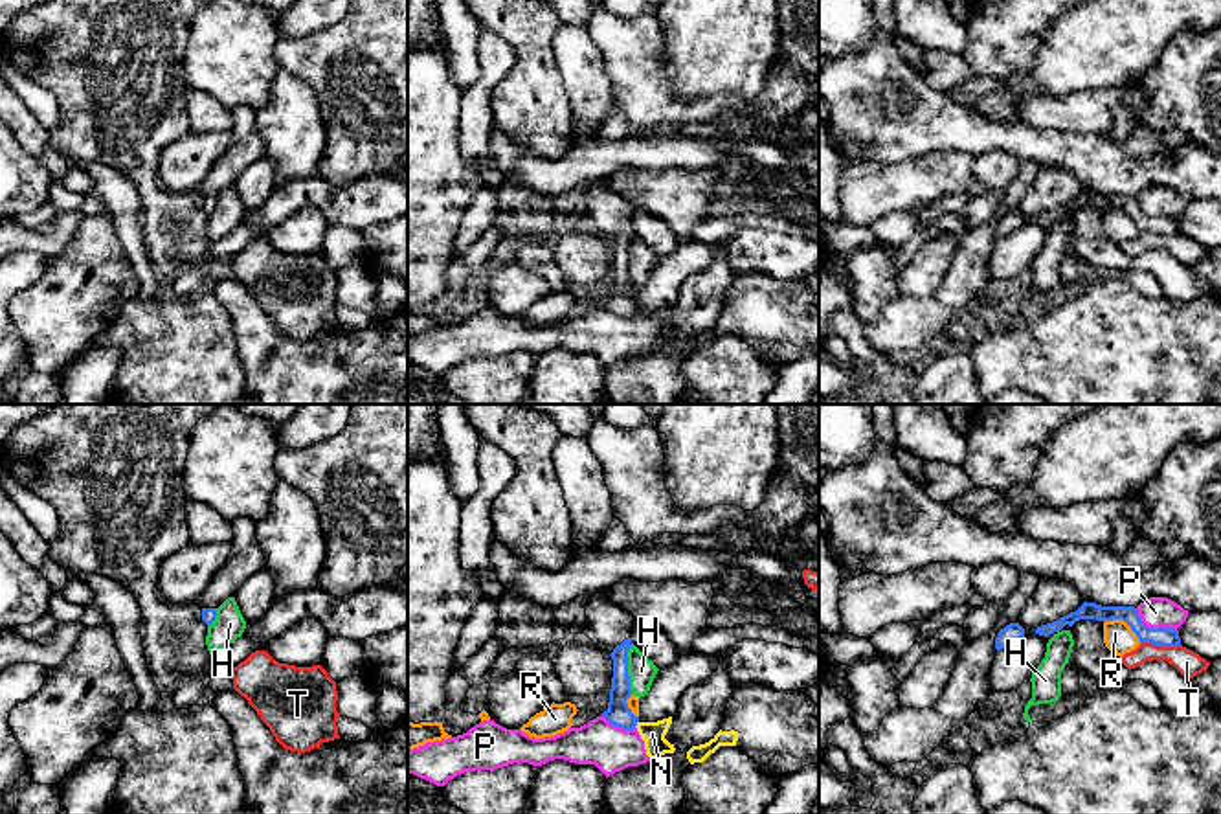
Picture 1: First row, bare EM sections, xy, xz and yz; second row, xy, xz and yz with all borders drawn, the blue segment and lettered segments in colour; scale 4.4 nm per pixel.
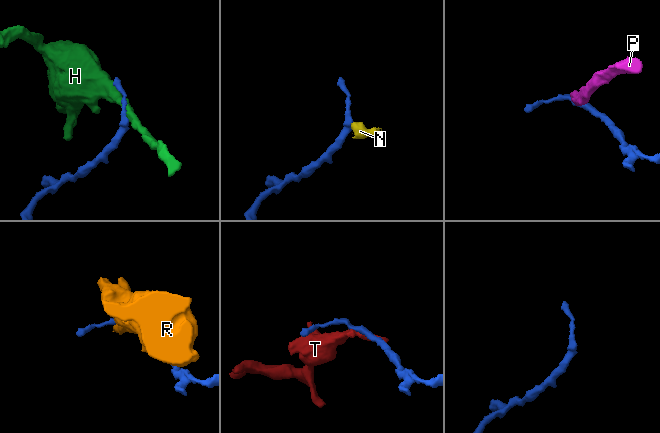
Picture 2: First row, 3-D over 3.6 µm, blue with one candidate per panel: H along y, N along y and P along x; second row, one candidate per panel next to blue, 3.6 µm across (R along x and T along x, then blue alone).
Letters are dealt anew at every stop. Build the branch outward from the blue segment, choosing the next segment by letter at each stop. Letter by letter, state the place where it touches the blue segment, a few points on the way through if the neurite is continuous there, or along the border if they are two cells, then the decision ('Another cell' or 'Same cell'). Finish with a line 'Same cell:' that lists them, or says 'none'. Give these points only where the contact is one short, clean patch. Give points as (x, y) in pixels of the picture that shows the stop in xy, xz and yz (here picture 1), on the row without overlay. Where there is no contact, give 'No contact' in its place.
H: Touches blue at xz (627, 258). Boundary: xz (632, 232), (628, 239), (628, 276), (634, 282). Another cell
N: Touches blue at xz (636, 313). Boundary: xz (638, 309), (634, 315). Another cell
P: Touches blue at yz (1153, 217). Boundary: yz (1135, 197), (1146, 214), (1172, 215), (1176, 219). Another cell
R: Touches blue at yz (1124, 208). Boundary: yz (1104, 210), (1122, 208), (1141, 230). Another cell
T: Touches blue at yz (1161, 234). Boundary: yz (1141, 230), (1179, 234). Another cell
Same cell: none

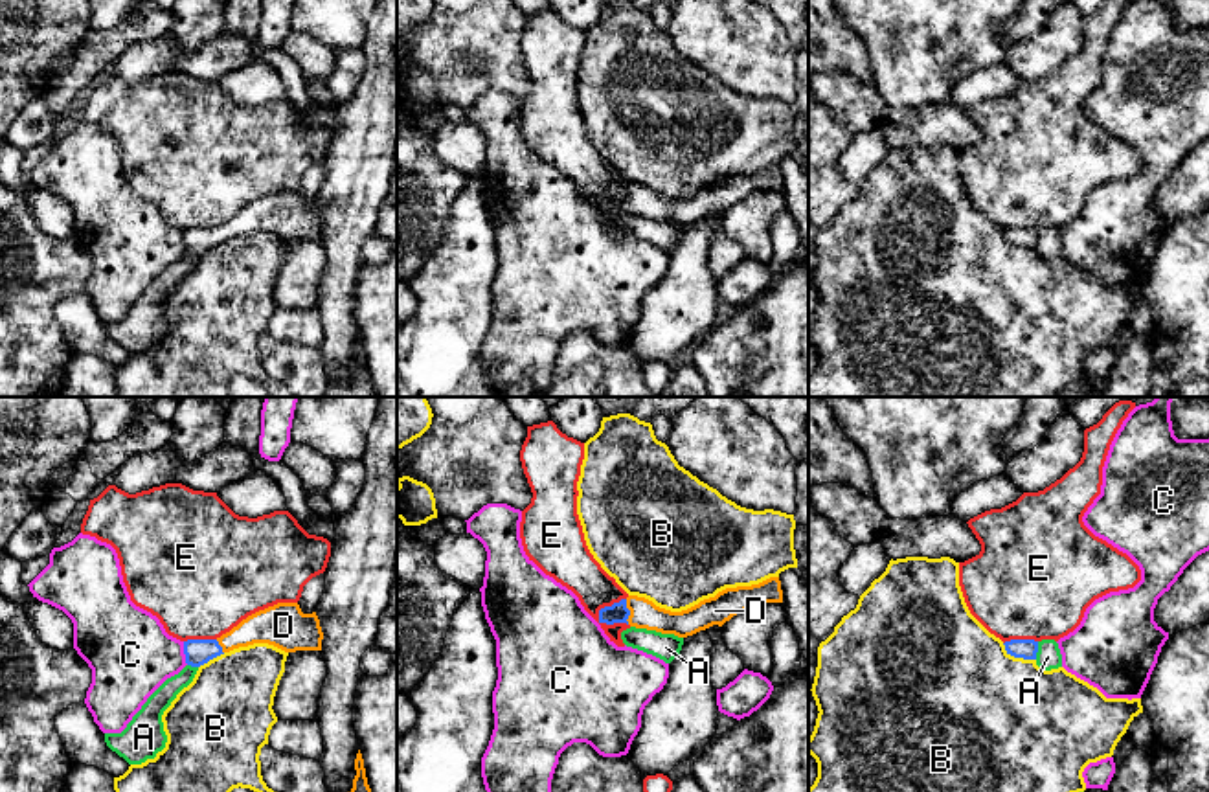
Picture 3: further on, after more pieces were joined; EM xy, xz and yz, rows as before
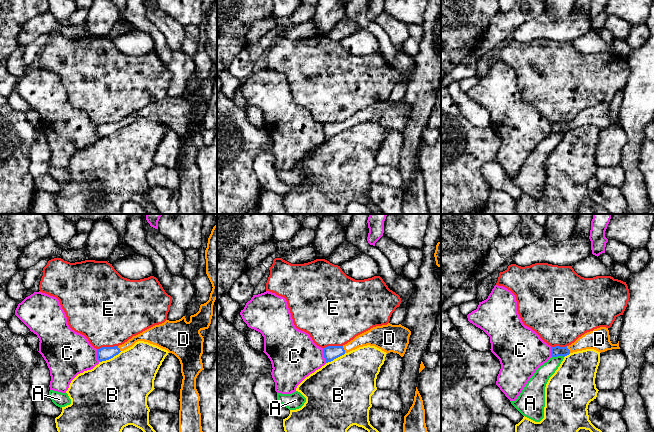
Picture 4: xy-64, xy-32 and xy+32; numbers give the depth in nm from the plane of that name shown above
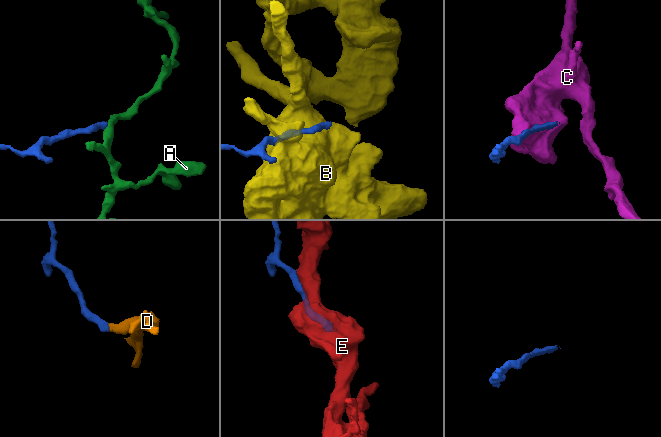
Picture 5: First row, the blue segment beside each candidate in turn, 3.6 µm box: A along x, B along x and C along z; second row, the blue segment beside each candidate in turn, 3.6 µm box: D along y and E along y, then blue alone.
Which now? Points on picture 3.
A: Touches blue at yz (1037, 239). Boundary: yz (1039, 230), (1035, 247). Another cell
B: Touches blue at yz (1018, 245). Another cell
C: Touches blue at xy (184, 241). Another cell
D: Touches blue at xz (629, 201). Path across: xz (618, 201), (629, 201), (644, 203). Same cell
E: Touches blue at xz (607, 195). Another cell
Same cell: D

